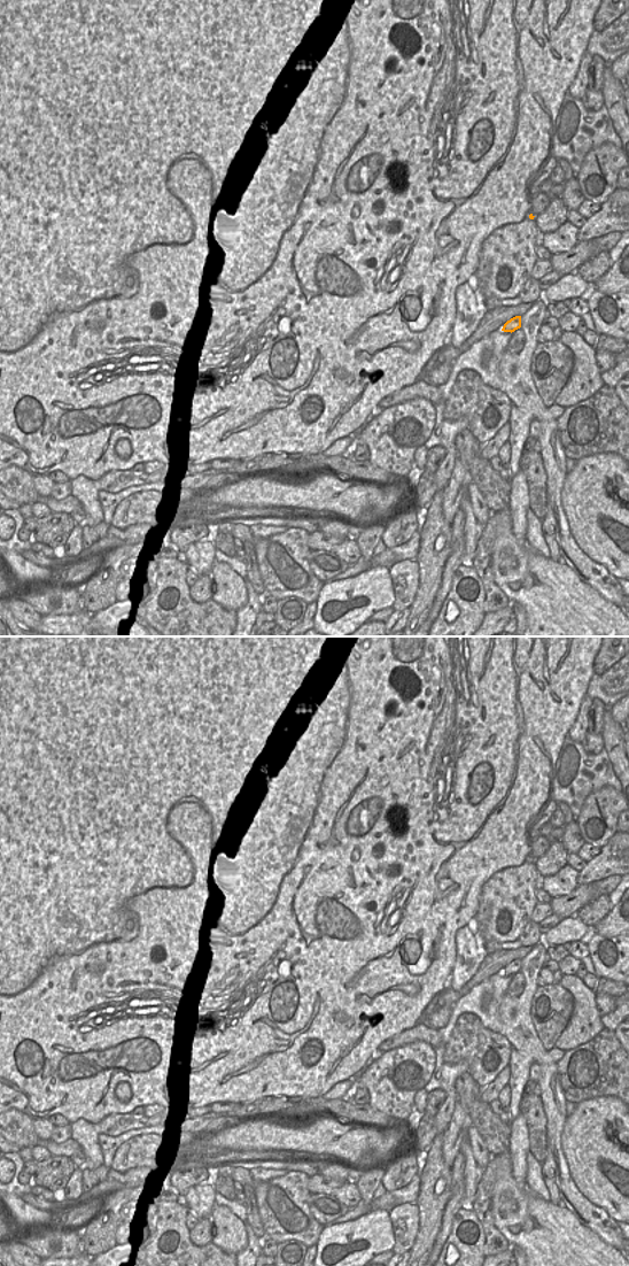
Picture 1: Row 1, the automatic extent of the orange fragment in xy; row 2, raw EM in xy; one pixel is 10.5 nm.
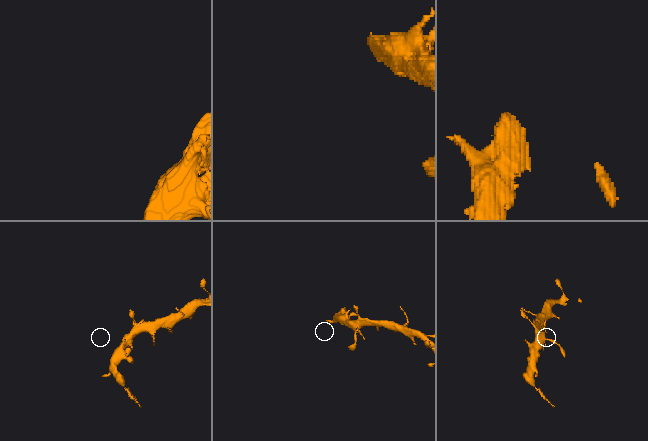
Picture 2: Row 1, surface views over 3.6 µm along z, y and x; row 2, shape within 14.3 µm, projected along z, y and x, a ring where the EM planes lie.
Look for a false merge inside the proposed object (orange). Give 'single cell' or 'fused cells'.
single cell

